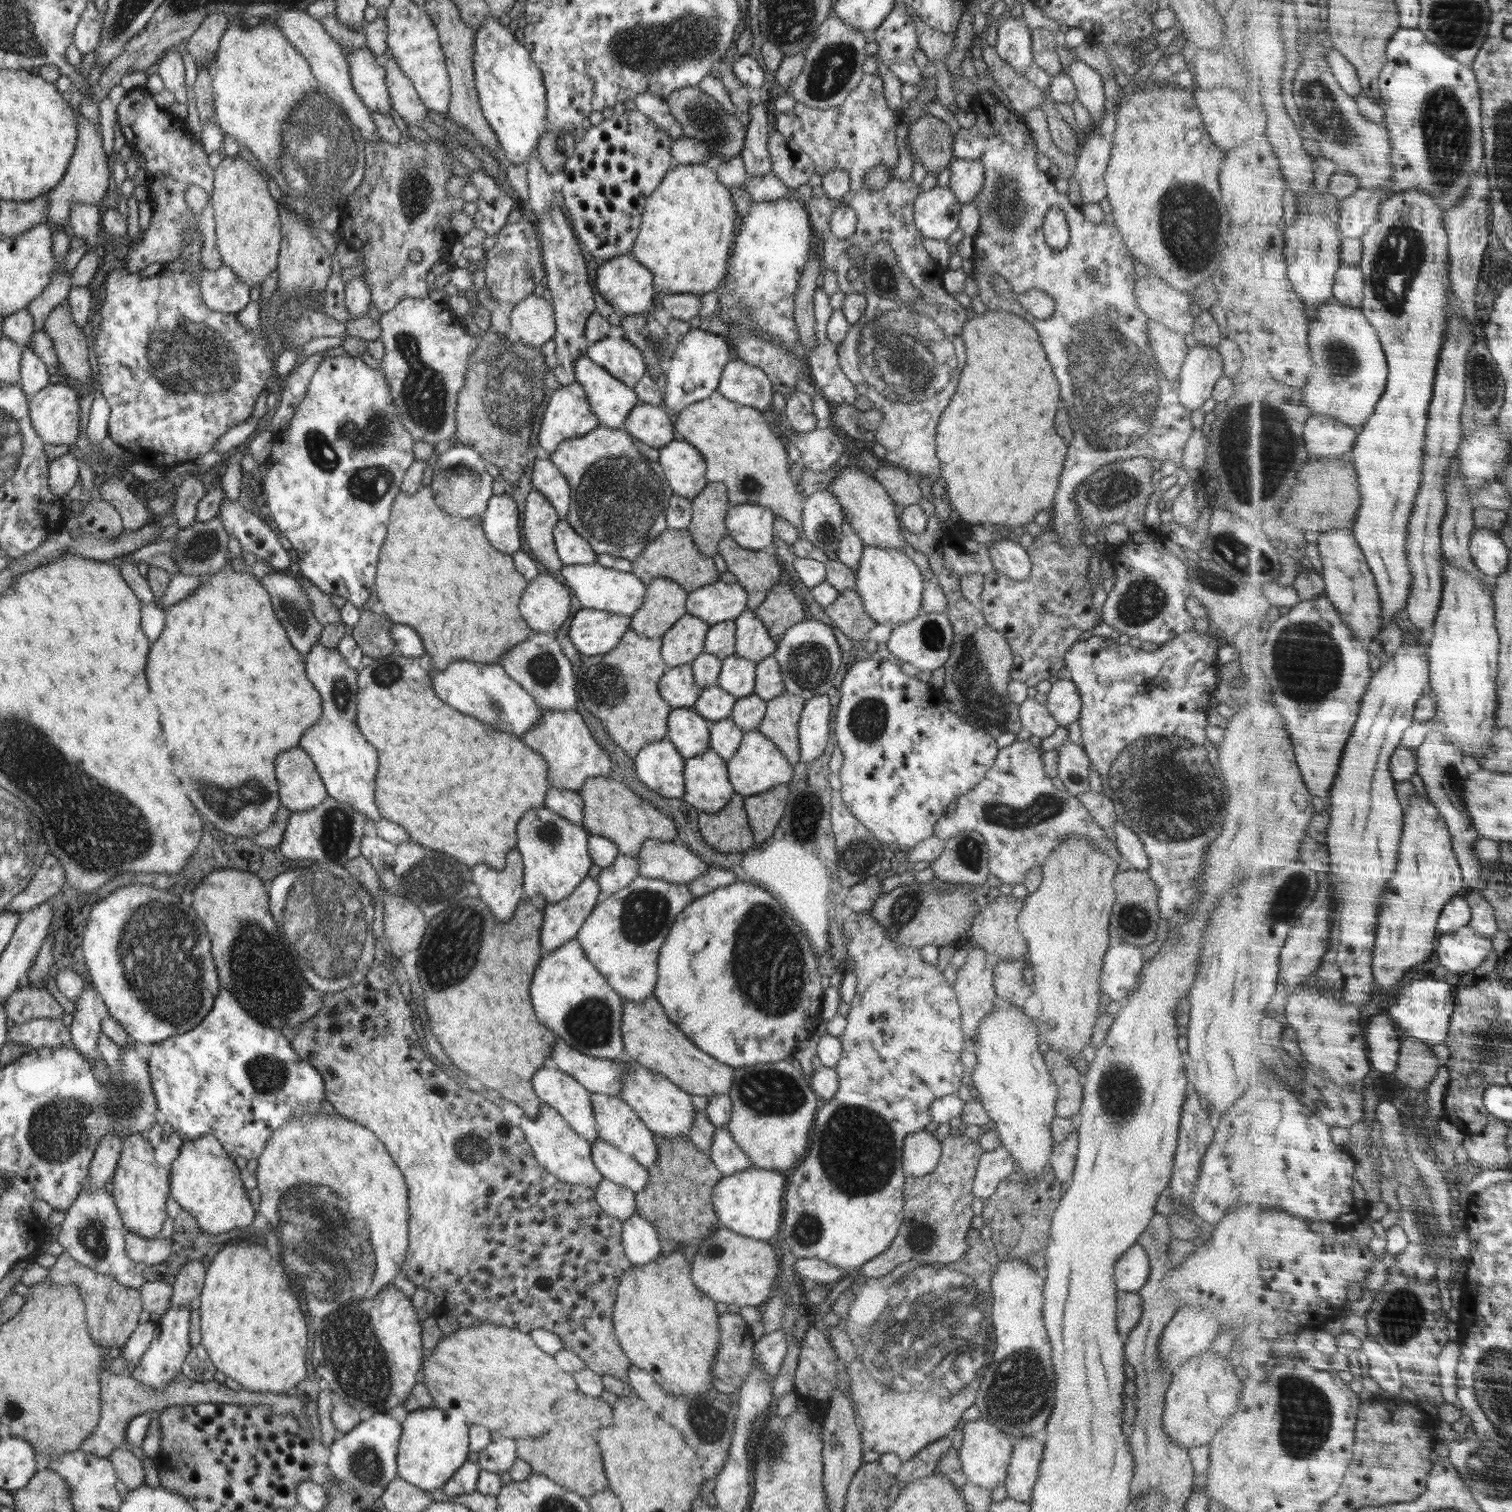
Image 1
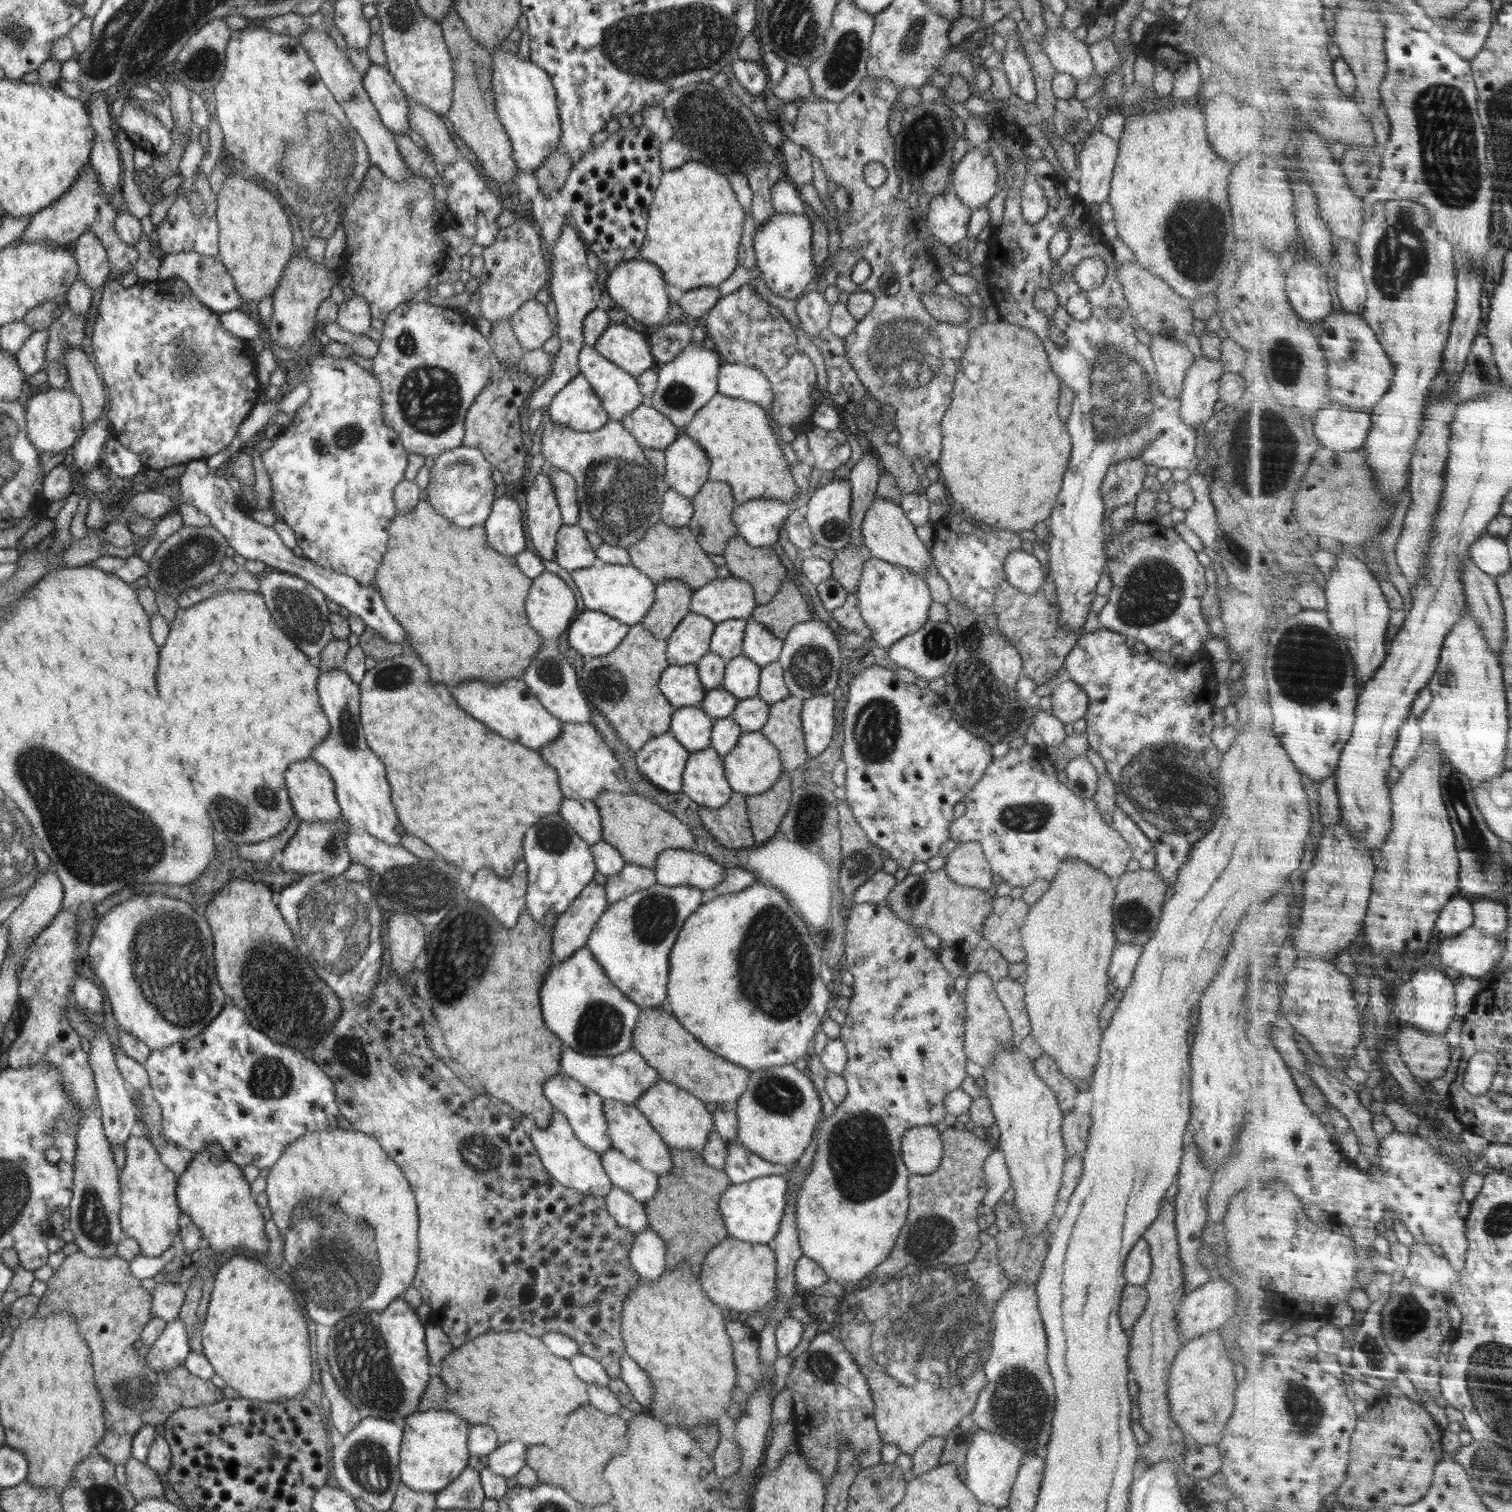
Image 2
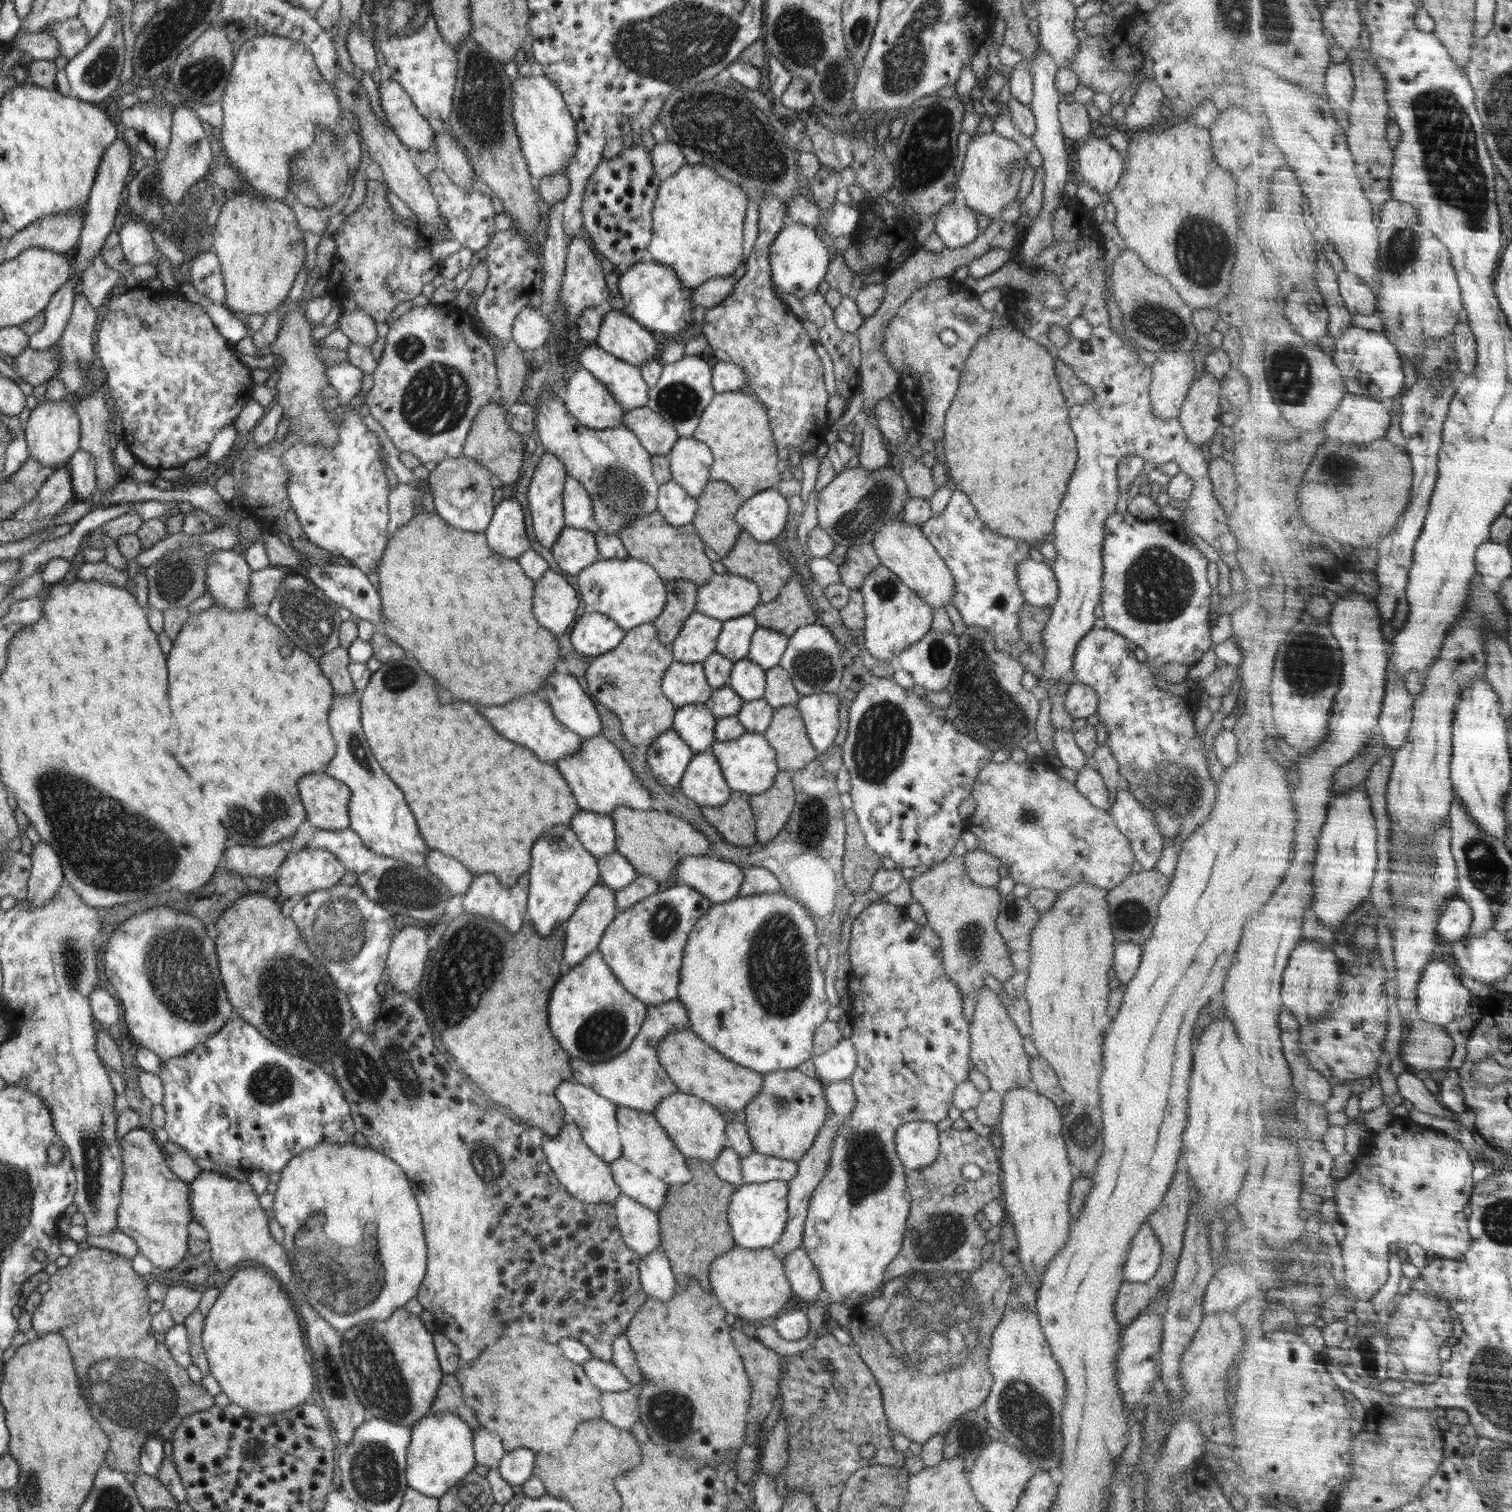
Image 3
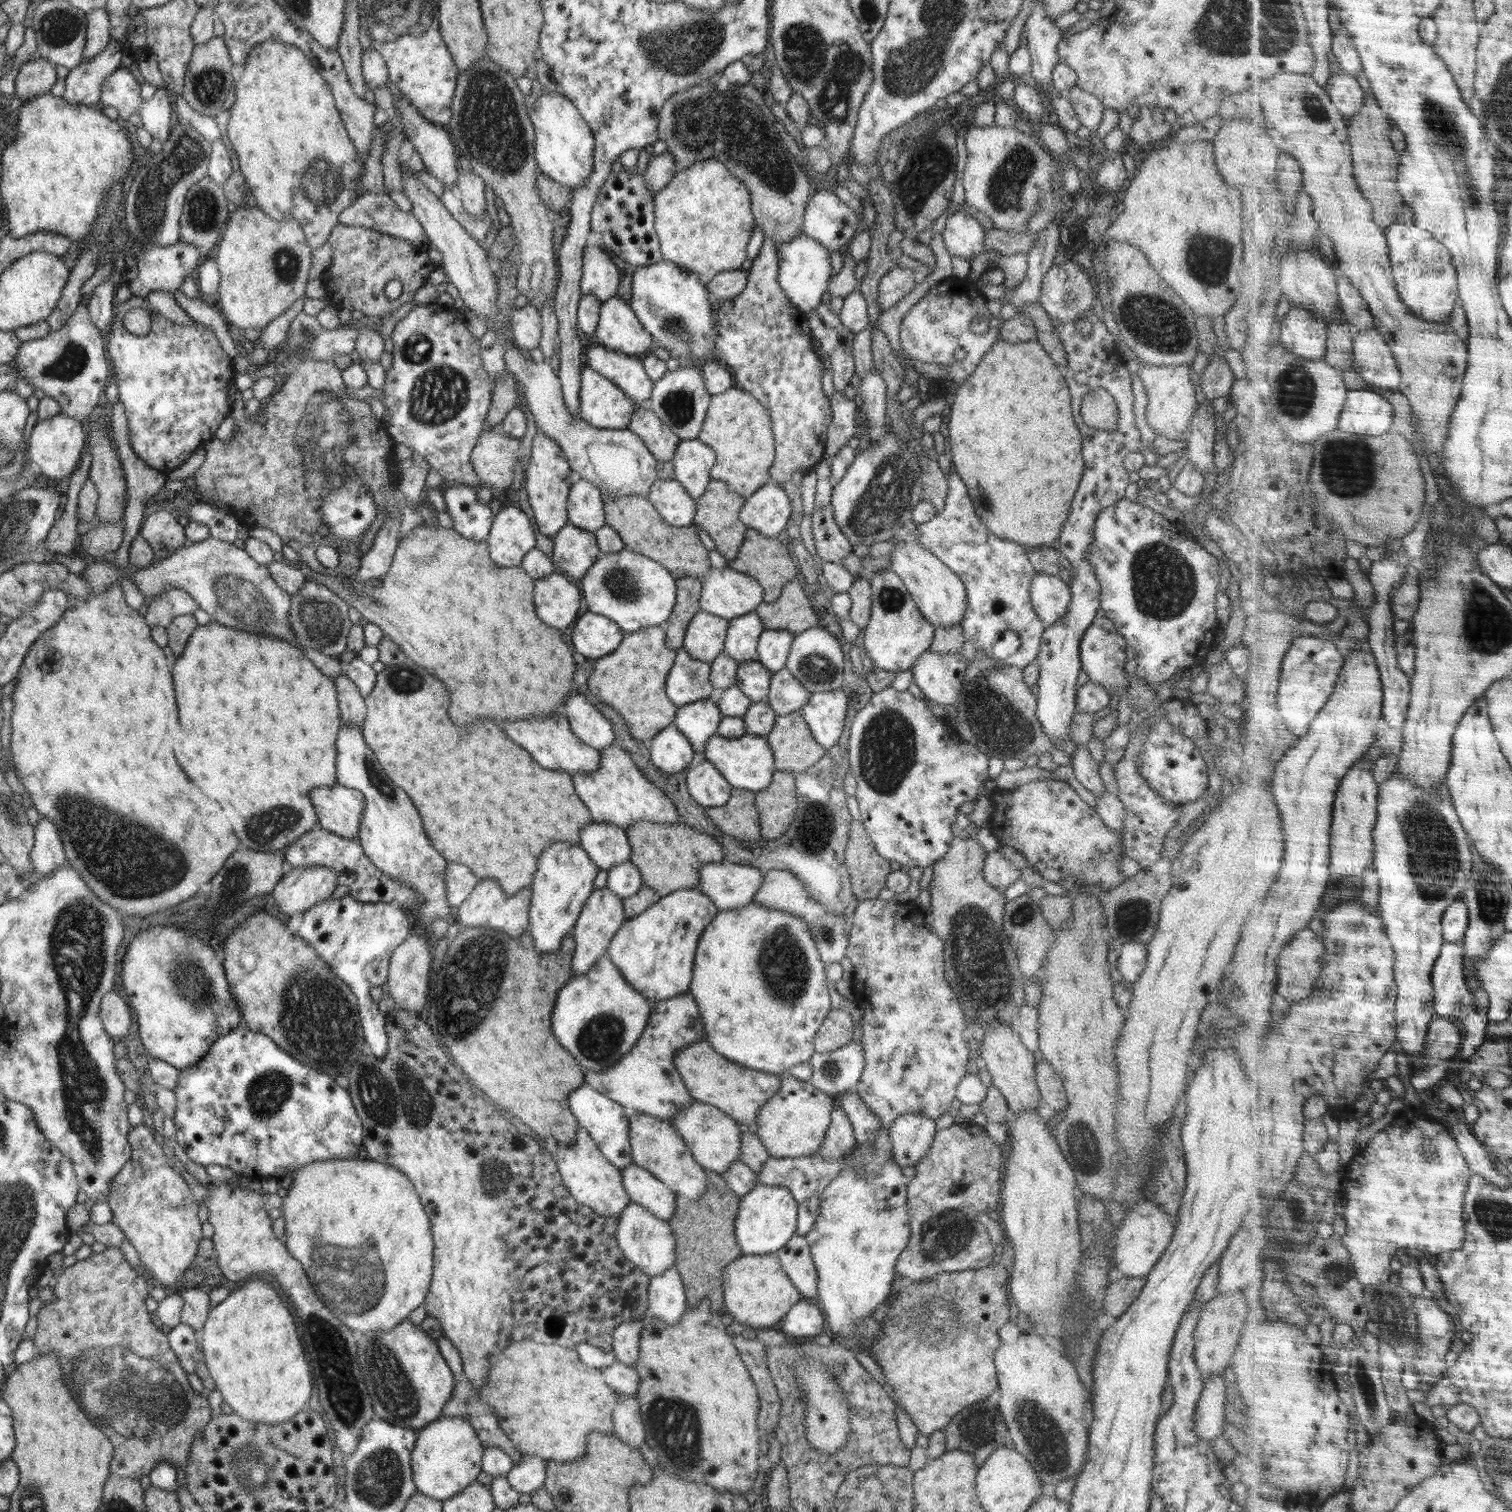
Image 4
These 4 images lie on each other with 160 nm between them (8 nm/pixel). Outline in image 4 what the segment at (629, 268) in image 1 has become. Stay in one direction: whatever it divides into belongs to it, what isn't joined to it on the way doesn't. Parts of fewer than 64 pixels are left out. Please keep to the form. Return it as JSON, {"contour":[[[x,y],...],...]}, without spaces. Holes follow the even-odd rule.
{"contour":[[[660,261],[656,264],[636,267],[632,276],[632,297],[630,308],[635,312],[640,324],[652,335],[655,346],[670,351],[680,363],[702,363],[708,357],[714,357],[715,349],[715,311],[711,308],[712,297],[700,282],[697,274],[681,269],[677,264]]]}

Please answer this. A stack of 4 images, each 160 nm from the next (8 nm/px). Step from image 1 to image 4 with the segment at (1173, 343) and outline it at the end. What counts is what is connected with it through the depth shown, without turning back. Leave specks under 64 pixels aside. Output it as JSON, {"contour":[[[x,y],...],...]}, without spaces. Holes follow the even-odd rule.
{"contour":[[[1143,363],[1138,371],[1137,379],[1142,381],[1146,390],[1148,404],[1145,418],[1150,428],[1158,436],[1170,442],[1185,441],[1190,419],[1194,416],[1198,406],[1195,388],[1190,381],[1188,365],[1154,366]]]}

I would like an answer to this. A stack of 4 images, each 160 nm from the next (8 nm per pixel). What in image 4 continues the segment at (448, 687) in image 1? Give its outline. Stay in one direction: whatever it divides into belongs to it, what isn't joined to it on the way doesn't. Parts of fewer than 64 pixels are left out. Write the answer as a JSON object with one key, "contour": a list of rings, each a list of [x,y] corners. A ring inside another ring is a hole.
{"contour":[[[554,713],[549,717],[534,718],[534,720],[518,720],[518,722],[500,722],[496,720],[496,724],[500,724],[500,728],[504,730],[506,736],[510,736],[510,740],[514,740],[516,744],[520,744],[524,750],[528,750],[532,754],[532,758],[542,766],[542,768],[552,768],[573,775],[576,773],[594,772],[600,764],[601,754],[599,750],[589,747],[588,744],[582,742],[573,732],[565,716]]]}

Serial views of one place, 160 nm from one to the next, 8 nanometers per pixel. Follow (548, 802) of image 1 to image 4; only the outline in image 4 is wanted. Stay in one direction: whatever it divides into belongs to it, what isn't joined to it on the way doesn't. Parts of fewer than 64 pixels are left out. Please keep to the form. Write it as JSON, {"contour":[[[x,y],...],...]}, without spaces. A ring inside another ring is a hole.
{"contour":[[[586,823],[579,830],[579,845],[600,870],[609,871],[632,854],[626,831],[615,824]]]}

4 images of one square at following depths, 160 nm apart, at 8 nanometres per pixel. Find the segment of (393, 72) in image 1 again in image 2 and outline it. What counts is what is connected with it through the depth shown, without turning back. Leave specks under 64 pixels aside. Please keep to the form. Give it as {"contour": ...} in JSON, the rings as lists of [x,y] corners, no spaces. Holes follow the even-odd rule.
{"contour":[[[407,99],[409,107],[409,128],[418,132],[425,140],[429,152],[444,165],[451,165],[460,157],[454,143],[454,134],[448,123],[428,107],[419,105],[414,99]]]}

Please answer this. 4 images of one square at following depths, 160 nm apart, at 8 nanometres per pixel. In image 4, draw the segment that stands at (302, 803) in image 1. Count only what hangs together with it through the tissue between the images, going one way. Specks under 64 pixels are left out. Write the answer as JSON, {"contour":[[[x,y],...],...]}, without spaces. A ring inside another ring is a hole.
{"contour":[[[336,784],[329,787],[312,788],[309,790],[309,797],[318,817],[318,827],[345,839],[357,838],[361,812],[365,807],[365,798],[362,792]]]}

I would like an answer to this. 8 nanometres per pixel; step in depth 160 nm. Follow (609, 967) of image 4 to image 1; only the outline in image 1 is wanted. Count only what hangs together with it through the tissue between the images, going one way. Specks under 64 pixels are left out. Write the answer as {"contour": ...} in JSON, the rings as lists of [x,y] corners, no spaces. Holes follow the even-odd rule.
{"contour":[[[575,939],[542,954],[530,984],[530,1000],[538,1020],[578,1052],[600,1059],[628,1057],[621,1033],[623,997],[587,959]]]}

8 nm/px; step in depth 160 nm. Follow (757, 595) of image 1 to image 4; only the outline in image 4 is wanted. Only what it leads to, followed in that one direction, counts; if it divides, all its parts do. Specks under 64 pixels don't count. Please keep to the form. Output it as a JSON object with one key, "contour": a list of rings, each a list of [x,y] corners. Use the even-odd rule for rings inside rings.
{"contour":[[[748,528],[744,542],[734,560],[727,566],[755,578],[763,588],[763,602],[774,602],[782,592],[788,581],[795,580],[799,565],[791,549],[788,549],[776,537],[768,538],[760,535],[754,528]]]}

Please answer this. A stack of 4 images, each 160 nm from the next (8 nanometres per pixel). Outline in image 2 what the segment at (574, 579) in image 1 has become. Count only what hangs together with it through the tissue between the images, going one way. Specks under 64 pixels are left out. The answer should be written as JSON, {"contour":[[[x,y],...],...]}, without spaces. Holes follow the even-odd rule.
{"contour":[[[597,563],[590,567],[579,568],[571,572],[571,576],[584,602],[584,610],[603,612],[629,627],[641,622],[655,599],[656,584],[631,564],[622,566]]]}

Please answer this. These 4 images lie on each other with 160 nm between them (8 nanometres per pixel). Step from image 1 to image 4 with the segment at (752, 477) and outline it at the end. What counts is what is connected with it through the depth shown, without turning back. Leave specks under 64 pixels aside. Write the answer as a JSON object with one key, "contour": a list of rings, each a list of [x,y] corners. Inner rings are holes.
{"contour":[[[732,386],[726,392],[712,395],[697,440],[715,452],[716,464],[710,470],[710,477],[729,484],[736,494],[747,499],[768,482],[775,458],[772,422],[766,408],[750,393]]]}

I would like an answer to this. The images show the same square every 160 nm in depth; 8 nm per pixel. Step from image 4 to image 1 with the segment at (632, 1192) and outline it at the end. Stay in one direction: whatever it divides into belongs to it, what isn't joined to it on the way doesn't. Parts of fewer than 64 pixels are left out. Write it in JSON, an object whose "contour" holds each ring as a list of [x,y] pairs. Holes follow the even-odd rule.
{"contour":[[[596,1139],[591,1144],[592,1162],[604,1179],[629,1188],[634,1194],[640,1192],[649,1181],[647,1168],[623,1153],[619,1148]]]}

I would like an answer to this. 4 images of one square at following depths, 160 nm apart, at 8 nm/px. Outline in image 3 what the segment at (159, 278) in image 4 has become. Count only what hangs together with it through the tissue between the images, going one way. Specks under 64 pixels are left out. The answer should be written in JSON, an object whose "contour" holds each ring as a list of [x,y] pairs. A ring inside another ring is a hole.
{"contour":[[[129,216],[119,230],[119,241],[126,260],[132,265],[138,264],[154,264],[156,266],[156,258],[162,257],[162,254],[157,250],[156,245],[151,237],[150,228],[144,222]]]}

